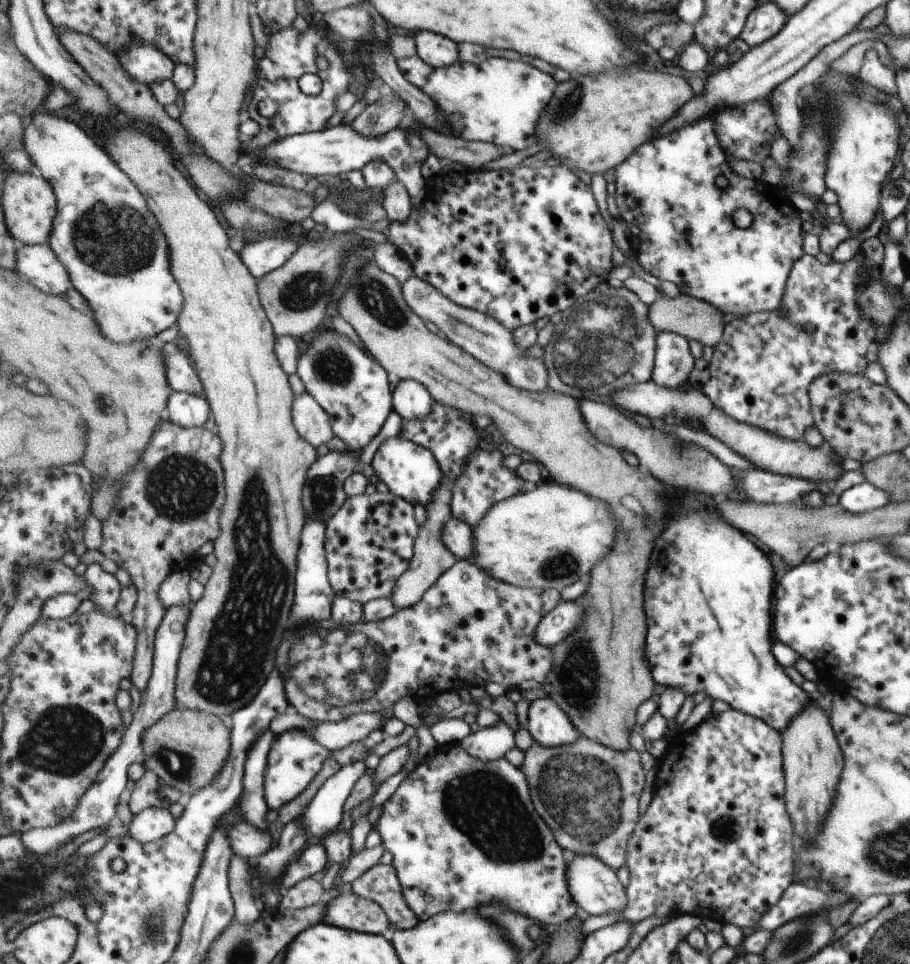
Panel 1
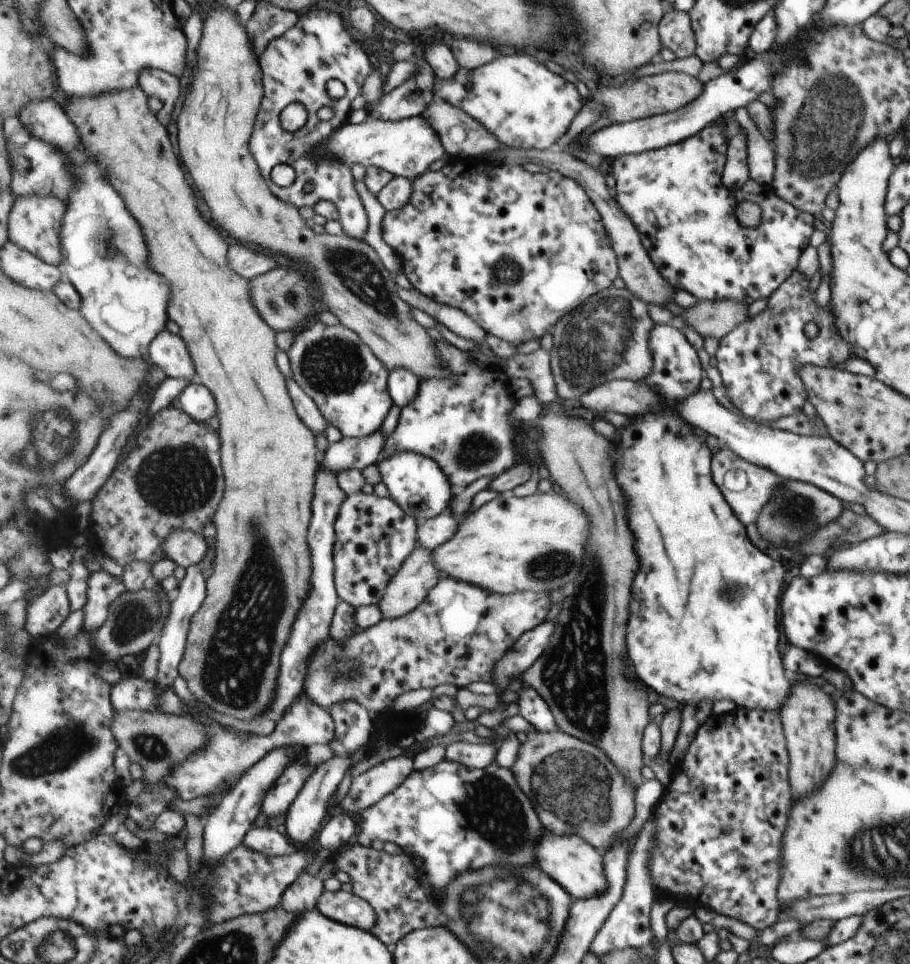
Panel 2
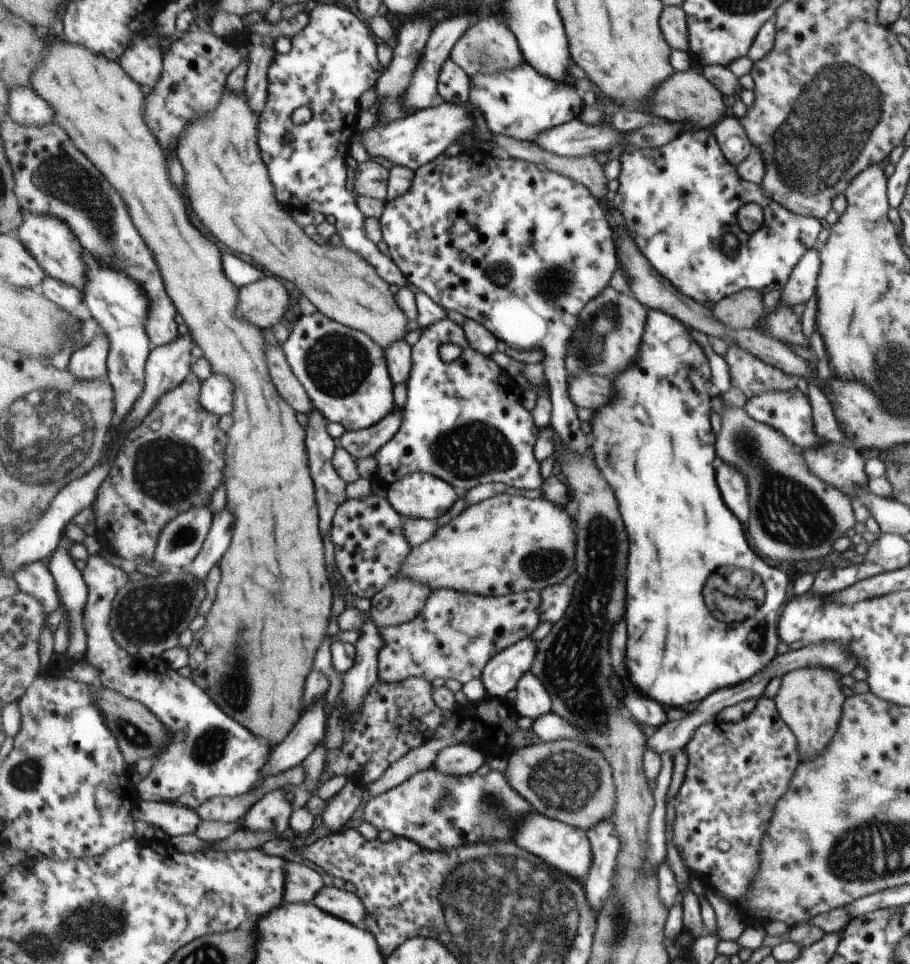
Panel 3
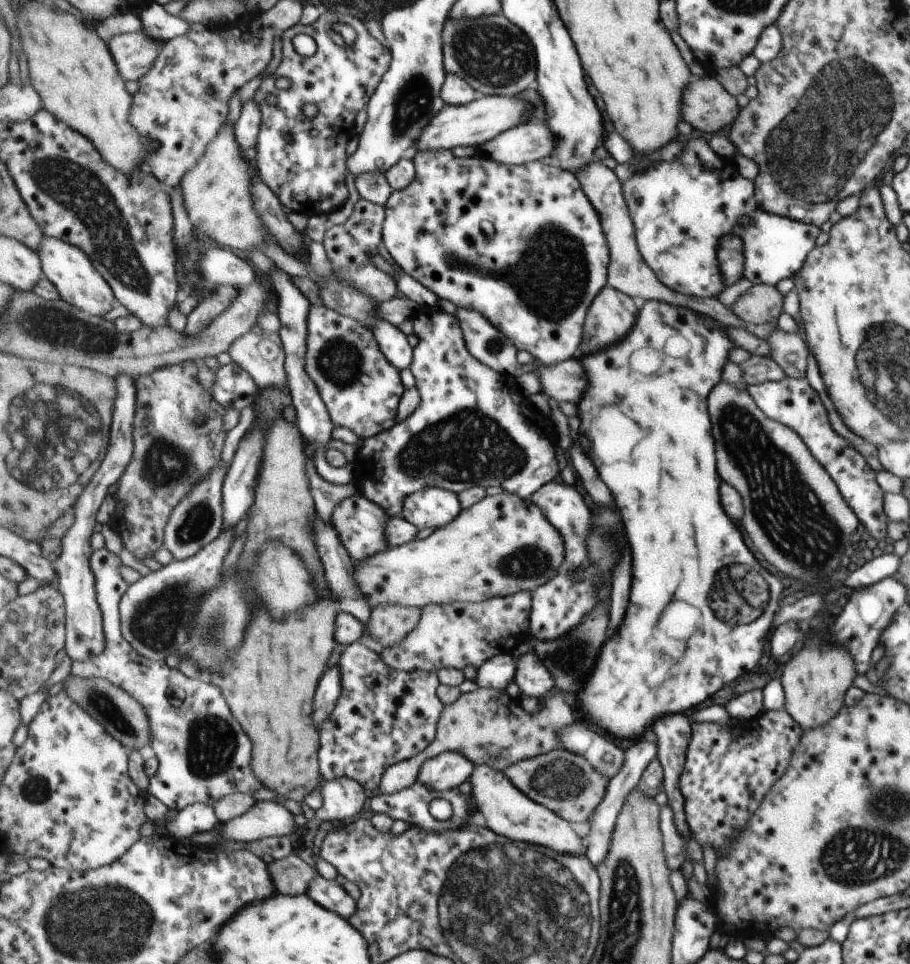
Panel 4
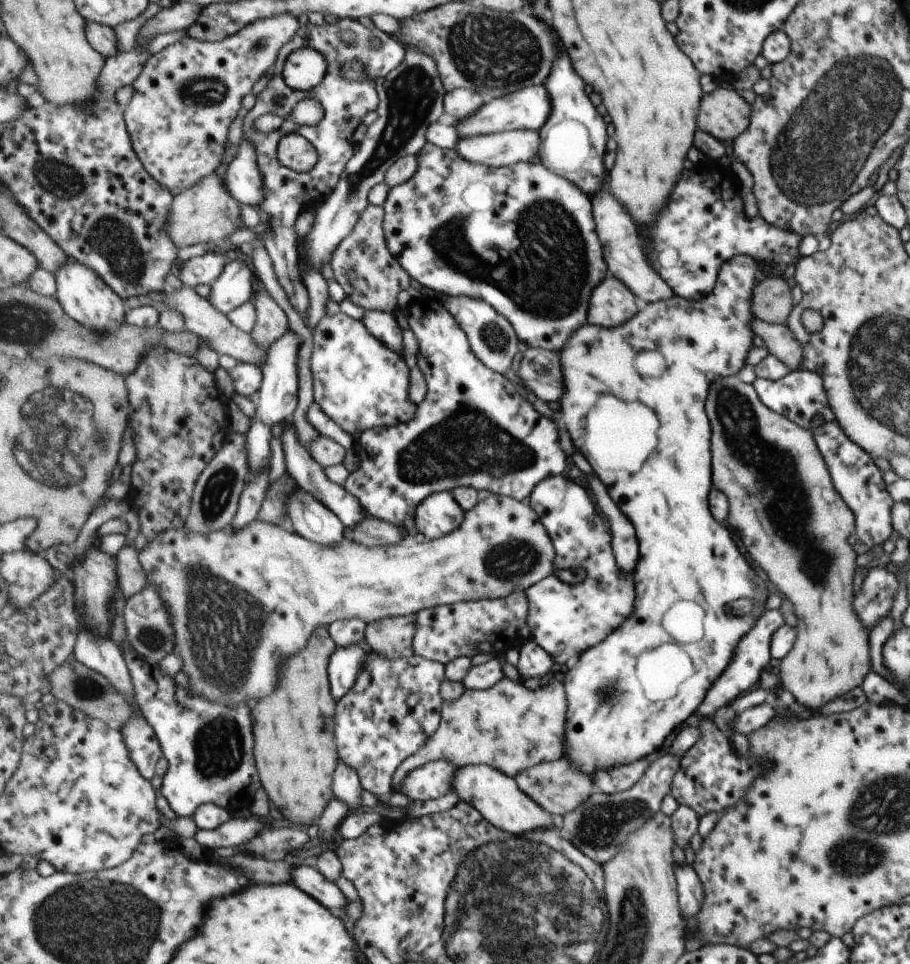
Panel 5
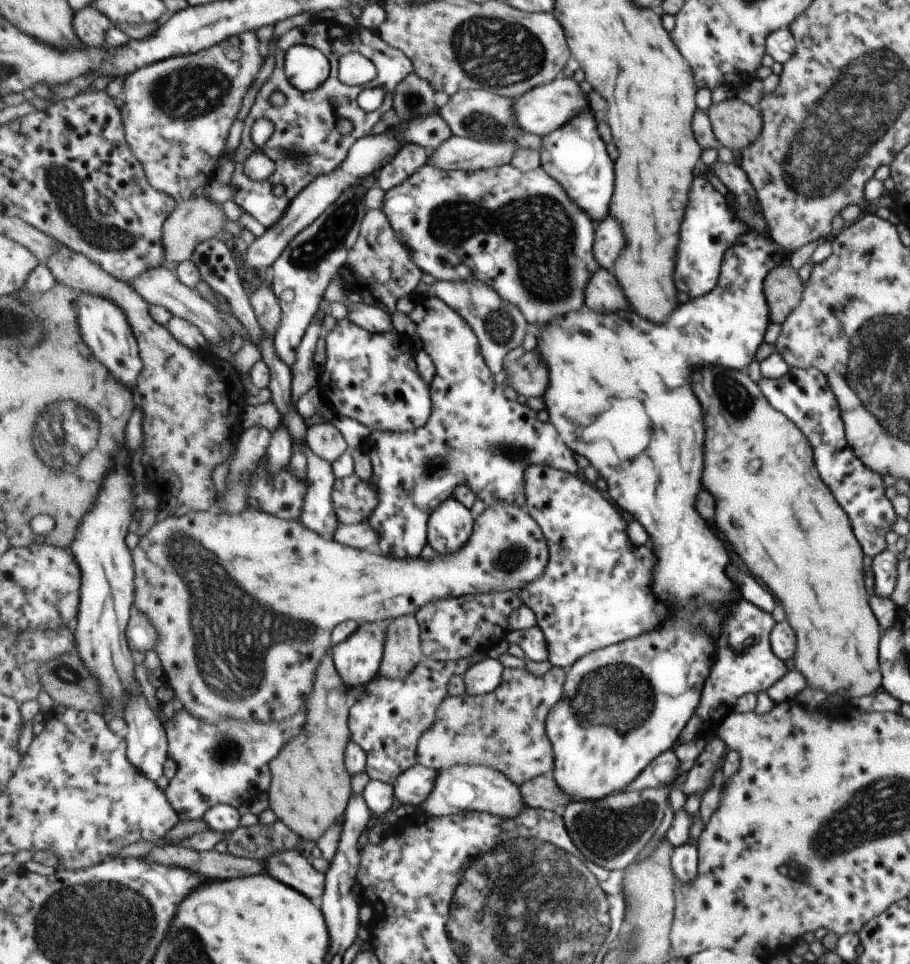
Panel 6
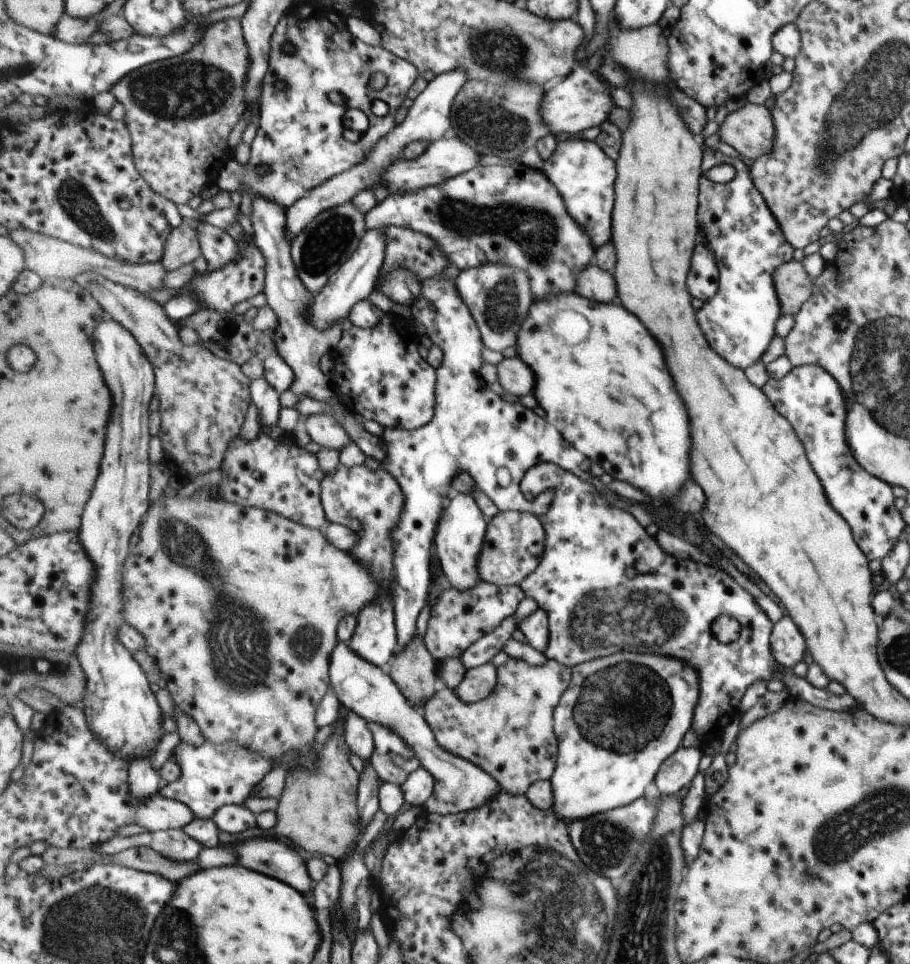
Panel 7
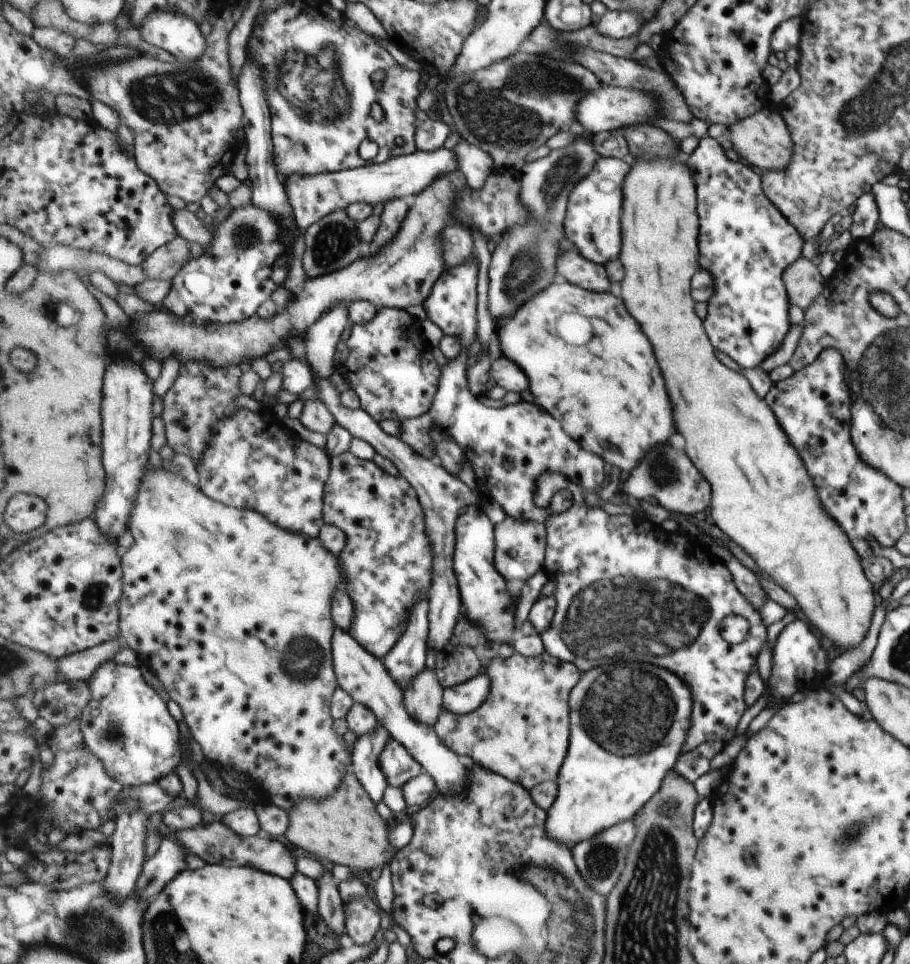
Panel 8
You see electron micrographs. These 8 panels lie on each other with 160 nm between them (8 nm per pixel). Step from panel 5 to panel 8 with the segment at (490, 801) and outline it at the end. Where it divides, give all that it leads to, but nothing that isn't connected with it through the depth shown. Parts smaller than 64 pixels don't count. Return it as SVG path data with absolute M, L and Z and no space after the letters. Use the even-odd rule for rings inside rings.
M335 627L331 645L334 666L340 686L349 692L349 694L352 694L357 703L364 704L371 708L377 715L379 723L383 723L385 728L392 734L392 738L397 739L403 746L408 747L408 750L417 759L417 762L420 762L424 766L425 772L433 775L438 786L437 793L454 797L454 794L465 790L465 786L468 785L469 760L460 757L456 751L449 748L433 727L421 724L408 713L408 707L406 707L404 703L405 690L403 690L396 679L389 674L388 667L385 666L383 660L371 654L360 642L357 642L357 639L350 632L346 632L346 630L343 630L341 627Z

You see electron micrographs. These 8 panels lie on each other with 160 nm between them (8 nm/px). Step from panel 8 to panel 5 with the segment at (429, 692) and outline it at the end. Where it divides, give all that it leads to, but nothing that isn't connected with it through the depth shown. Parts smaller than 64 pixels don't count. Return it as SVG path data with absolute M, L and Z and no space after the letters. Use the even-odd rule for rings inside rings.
M416 614L396 616L383 619L380 622L368 624L366 642L371 650L382 657L393 659L412 657L413 636L415 636Z

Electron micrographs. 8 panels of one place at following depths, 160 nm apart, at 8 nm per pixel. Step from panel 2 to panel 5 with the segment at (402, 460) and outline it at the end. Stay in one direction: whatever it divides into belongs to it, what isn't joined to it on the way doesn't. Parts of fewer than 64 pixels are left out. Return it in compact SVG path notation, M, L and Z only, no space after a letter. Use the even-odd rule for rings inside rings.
M452 491L432 494L416 510L416 528L426 540L440 539L464 524L466 512Z

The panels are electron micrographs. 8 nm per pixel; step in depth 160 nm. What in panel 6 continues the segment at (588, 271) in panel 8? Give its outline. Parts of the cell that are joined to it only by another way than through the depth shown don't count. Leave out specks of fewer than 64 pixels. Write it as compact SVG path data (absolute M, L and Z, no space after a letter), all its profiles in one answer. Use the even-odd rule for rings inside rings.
M598 270L589 281L586 290L586 304L595 312L617 312L629 306L623 288L619 286L617 278L609 274L609 270Z

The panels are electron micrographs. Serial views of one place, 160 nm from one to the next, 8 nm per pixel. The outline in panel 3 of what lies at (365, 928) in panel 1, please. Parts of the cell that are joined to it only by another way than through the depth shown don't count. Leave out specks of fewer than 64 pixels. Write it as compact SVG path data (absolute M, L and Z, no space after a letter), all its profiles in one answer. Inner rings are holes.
M325 885L312 900L321 910L337 915L355 926L366 928L367 909L357 893Z

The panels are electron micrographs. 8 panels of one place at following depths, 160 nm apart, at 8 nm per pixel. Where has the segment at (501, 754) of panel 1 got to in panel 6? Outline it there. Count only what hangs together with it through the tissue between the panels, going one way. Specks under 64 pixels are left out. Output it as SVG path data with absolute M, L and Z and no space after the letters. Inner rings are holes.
M418 763L406 770L394 784L399 803L419 807L432 794L438 770Z

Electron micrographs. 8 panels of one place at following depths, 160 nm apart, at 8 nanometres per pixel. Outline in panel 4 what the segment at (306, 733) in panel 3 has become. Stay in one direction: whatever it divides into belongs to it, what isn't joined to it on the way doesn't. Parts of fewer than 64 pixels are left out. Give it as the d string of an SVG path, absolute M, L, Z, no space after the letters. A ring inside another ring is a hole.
M333 665L327 668L317 687L314 701L314 721L320 730L327 718L332 716L343 689L341 667Z

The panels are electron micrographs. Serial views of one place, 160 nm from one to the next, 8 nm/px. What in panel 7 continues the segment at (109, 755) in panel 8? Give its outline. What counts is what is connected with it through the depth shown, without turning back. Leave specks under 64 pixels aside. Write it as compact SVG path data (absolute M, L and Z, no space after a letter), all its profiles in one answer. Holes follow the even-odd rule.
M110 314L102 317L94 335L98 362L106 384L112 392L114 407L109 419L104 460L100 468L100 477L96 482L95 492L85 509L84 521L80 526L80 537L85 550L94 560L98 568L98 579L92 590L92 610L88 615L90 622L86 633L76 650L81 665L86 672L88 685L81 706L85 711L90 728L98 739L124 761L129 762L153 755L159 742L163 740L163 710L151 690L150 680L143 667L133 658L132 652L127 650L117 638L120 626L124 622L124 595L122 594L122 580L124 577L124 564L128 560L131 550L129 540L137 528L141 528L144 517L152 505L149 500L149 486L151 486L151 460L149 460L149 404L156 395L156 371L153 363L144 353L140 342L127 330L123 324L116 321Z

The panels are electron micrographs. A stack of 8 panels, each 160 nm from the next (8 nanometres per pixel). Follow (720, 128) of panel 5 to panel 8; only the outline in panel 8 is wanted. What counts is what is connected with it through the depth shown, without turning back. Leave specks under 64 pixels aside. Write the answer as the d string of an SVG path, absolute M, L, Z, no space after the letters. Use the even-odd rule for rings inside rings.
M767 104L760 111L729 126L733 155L759 172L782 171L793 158L793 138L779 111Z

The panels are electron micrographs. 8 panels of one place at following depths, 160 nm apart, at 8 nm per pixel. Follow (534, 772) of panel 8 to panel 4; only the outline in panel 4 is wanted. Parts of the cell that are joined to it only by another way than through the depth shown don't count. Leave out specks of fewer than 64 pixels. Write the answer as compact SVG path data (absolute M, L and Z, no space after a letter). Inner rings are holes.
M477 686L474 691L462 693L453 704L444 706L437 740L415 757L402 760L389 768L383 776L379 793L396 793L408 786L413 786L418 780L424 762L449 751L464 754L473 761L475 766L489 765L495 770L505 772L519 761L565 749L560 734L575 722L573 710L567 704L565 692L561 689L550 692L545 701L540 703L538 711L529 713L521 707L518 698L507 694L507 690Z

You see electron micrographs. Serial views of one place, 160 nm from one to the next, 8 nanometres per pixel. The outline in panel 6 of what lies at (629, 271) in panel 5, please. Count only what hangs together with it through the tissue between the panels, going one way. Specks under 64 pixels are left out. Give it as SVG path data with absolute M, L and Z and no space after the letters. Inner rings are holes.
M613 216L607 218L597 228L597 246L594 246L594 250L597 250L596 259L601 262L601 268L613 270L625 246L627 246L627 240L621 224Z

